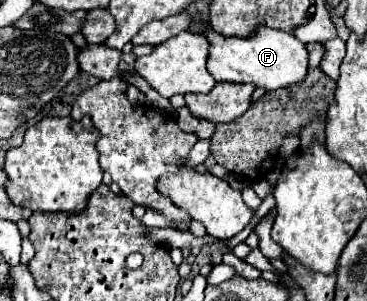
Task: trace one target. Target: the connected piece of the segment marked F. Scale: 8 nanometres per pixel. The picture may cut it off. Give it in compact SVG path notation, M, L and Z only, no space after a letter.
M261 27L255 37L241 39L241 37L223 37L213 31L207 31L209 39L209 59L207 71L217 81L229 83L253 83L265 91L287 89L291 85L301 83L307 77L309 69L309 51L307 47L297 41L293 35L269 27Z

